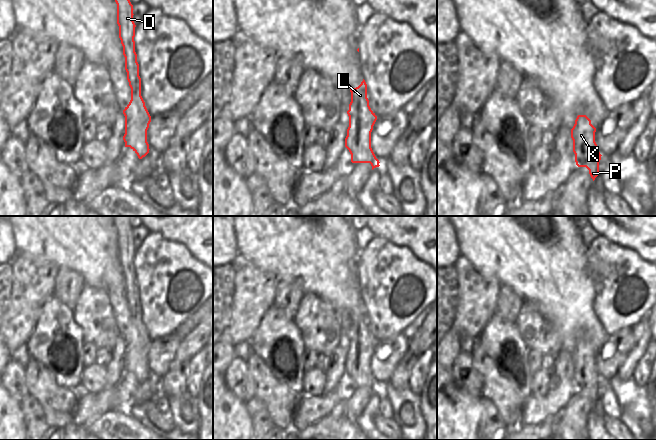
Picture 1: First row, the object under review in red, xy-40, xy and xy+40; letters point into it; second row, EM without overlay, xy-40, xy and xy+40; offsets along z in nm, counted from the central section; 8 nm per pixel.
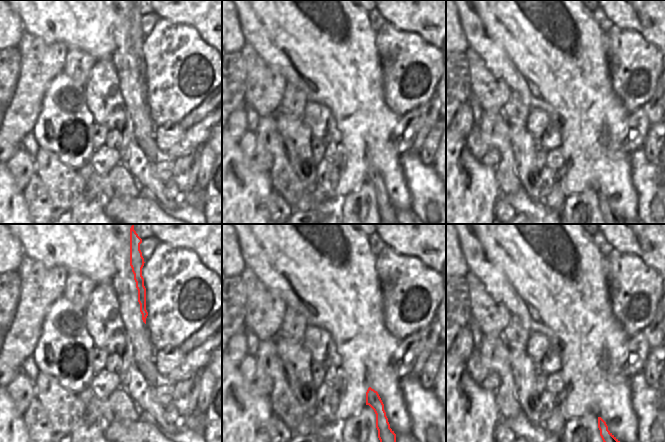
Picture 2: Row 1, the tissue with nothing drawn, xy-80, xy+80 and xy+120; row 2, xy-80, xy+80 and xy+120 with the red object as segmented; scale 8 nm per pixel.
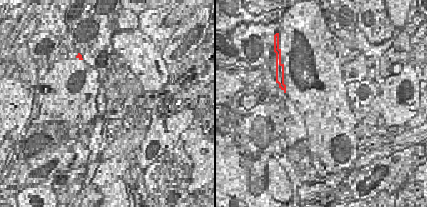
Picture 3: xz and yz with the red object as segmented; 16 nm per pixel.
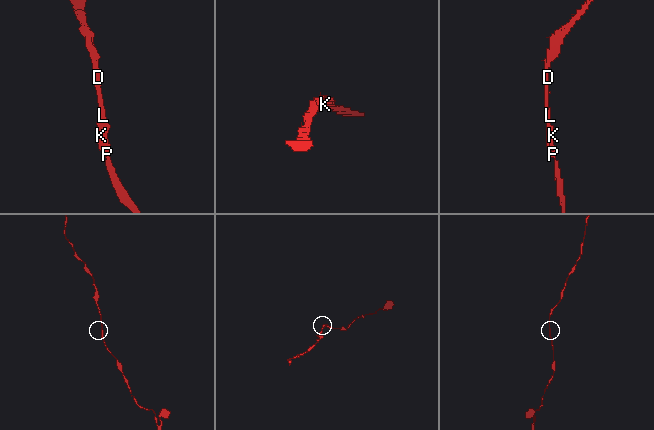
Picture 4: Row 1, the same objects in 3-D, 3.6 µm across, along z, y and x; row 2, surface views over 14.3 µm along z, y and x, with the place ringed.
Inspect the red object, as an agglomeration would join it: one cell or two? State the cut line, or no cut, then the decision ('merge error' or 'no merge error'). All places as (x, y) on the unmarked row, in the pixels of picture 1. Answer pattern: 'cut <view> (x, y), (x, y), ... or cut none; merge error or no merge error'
cut none; no merge error

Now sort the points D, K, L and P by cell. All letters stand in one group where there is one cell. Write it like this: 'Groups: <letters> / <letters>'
Groups: D K L P

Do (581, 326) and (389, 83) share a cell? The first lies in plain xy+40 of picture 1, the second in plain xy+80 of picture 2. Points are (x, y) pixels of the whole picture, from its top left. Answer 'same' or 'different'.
different

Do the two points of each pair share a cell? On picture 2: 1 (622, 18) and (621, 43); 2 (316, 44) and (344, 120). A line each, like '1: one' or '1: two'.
1: two
2: one

